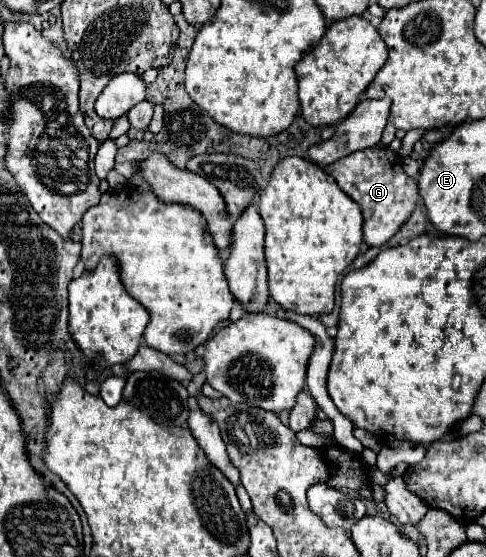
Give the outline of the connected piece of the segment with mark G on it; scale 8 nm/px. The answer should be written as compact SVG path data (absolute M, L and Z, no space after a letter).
M381 142L373 148L353 152L325 166L325 172L331 174L339 188L361 206L361 212L365 216L363 234L367 246L381 246L389 242L391 236L407 222L419 200L417 180L405 174L401 158Z

